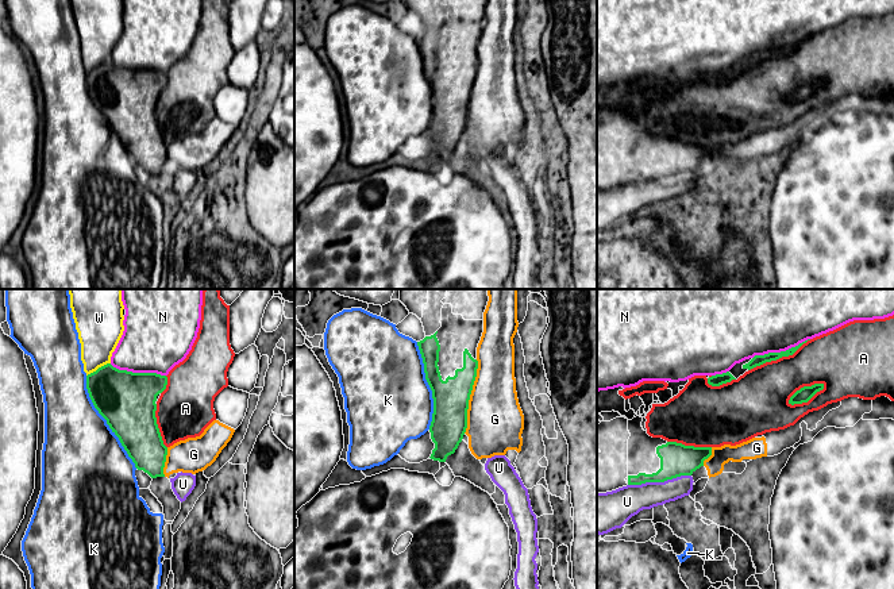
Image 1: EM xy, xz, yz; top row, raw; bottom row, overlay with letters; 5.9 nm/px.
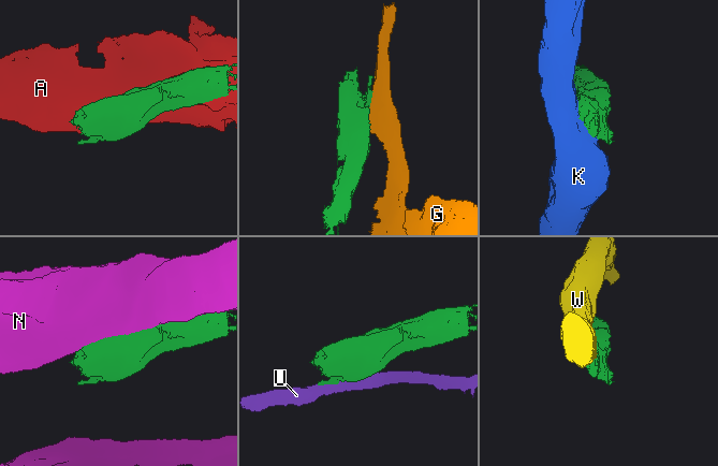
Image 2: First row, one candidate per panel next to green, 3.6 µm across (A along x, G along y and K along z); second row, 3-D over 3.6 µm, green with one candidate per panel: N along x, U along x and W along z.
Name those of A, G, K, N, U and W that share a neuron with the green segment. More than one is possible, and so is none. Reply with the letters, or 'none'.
none

